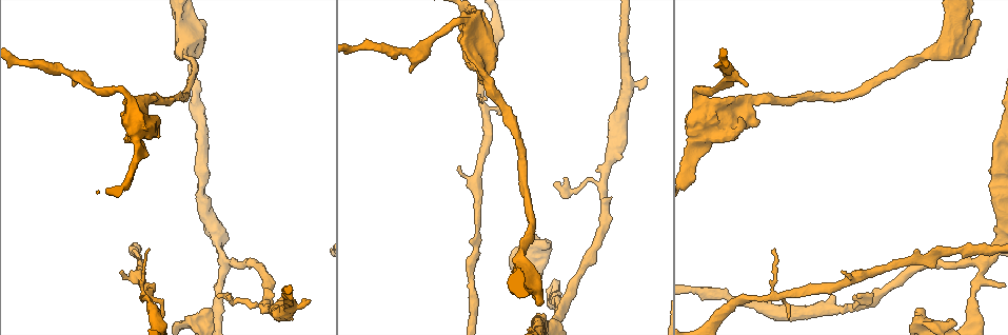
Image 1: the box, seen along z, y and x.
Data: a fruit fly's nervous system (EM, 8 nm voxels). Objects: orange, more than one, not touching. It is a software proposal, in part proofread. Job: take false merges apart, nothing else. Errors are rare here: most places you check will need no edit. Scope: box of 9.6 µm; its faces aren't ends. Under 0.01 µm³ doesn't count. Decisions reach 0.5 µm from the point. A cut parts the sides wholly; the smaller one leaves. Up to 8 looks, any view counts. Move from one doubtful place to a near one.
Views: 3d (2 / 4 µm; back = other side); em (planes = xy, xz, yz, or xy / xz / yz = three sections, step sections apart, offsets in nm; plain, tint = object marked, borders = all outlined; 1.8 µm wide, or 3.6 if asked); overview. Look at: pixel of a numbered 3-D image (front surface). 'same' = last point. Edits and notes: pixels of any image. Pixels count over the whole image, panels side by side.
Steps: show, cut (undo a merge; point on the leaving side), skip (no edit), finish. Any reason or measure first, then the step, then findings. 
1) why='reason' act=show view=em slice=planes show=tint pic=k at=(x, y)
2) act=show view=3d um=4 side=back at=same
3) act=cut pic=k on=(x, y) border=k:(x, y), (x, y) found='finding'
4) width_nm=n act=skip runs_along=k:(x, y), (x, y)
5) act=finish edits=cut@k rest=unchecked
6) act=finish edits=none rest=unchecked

why='sudden change in width' act=show view=em slice=xz step=4 show=tint pic=1 at=(709, 117)

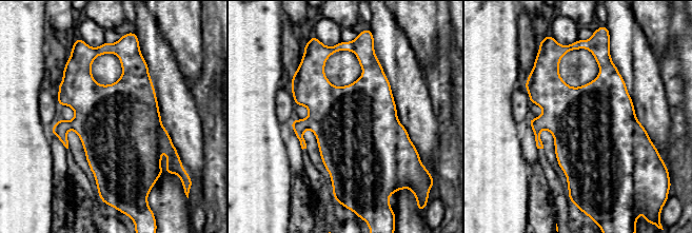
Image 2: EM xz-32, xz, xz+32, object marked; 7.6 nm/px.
why='another direction' act=show view=em slice=planes show=tint at=same

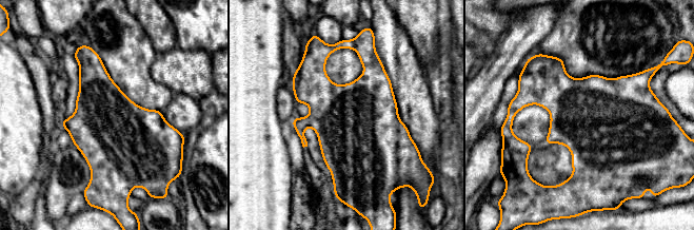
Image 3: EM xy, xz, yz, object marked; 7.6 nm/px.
width_nm=600 act=skip found='all the same neuron'

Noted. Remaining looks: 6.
why='sharp bend' act=show view=em slice=planes show=tint pic=1 at=(604, 183)

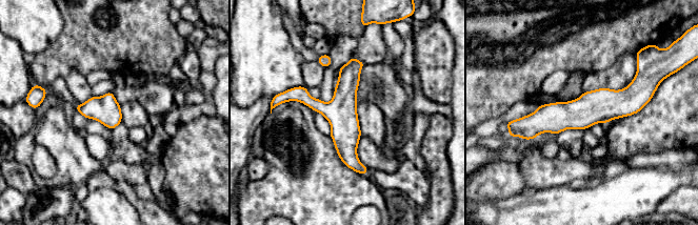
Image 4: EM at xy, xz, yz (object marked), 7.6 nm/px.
width_nm=220 act=skip runs_along=4:(645, 98), (521, 121) found='one neuron here'

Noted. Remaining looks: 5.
why='a fork' act=show view=em slice=planes show=borders pic=1 at=(223, 263)

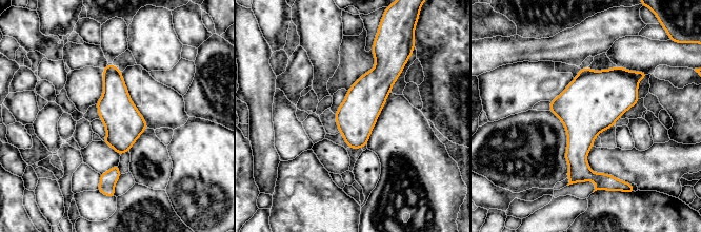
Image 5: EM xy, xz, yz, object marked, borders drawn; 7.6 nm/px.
width_nm=300 act=skip found='continuous, no second neuron'

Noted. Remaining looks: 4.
act=finish edits=none rest=unchecked

